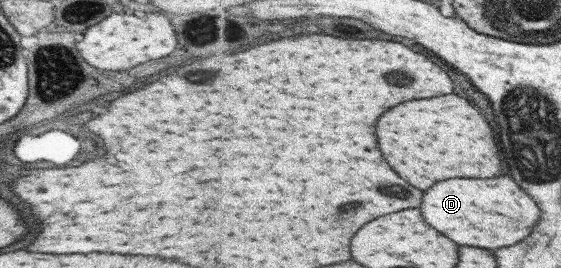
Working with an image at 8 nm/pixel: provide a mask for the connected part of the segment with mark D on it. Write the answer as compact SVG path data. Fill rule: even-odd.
M511 176L501 178L453 178L439 182L425 192L425 218L461 246L481 246L489 250L513 246L525 240L541 220L541 208Z

